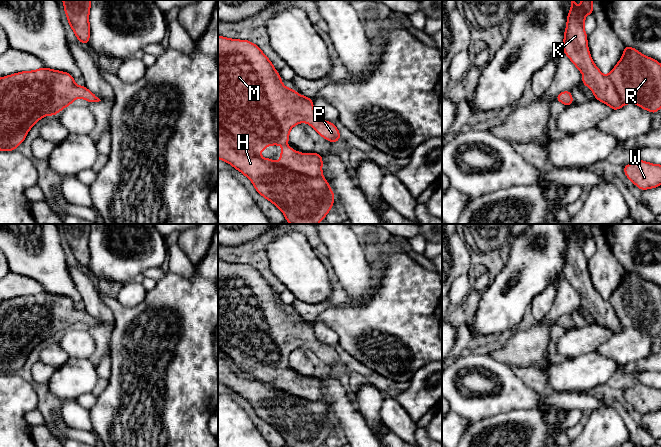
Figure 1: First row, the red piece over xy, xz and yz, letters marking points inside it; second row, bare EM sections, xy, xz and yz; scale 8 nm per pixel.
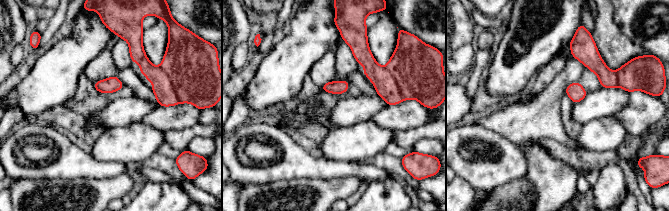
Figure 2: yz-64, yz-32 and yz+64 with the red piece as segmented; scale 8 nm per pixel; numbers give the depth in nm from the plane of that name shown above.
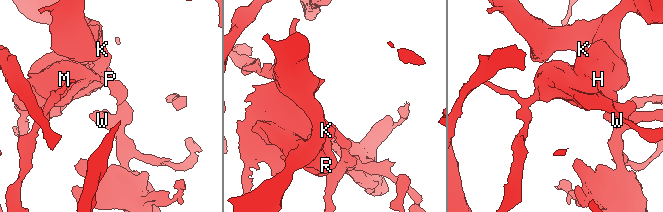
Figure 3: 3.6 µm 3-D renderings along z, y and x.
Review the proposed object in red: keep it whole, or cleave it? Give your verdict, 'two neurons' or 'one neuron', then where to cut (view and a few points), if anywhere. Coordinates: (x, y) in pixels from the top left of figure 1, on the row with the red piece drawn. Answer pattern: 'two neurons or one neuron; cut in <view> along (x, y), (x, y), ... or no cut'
one neuron; no cut

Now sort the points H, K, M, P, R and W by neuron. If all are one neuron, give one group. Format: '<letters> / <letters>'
H K M P R W

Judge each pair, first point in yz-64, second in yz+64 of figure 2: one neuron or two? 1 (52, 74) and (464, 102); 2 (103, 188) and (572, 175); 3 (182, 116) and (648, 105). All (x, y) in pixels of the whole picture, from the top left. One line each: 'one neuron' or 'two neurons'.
1: two neurons
2: two neurons
3: one neuron

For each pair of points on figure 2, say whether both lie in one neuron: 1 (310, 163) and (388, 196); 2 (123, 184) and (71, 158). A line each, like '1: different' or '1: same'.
1: different
2: different

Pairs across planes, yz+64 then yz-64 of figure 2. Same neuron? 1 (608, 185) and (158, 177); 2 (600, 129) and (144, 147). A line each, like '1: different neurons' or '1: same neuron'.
1: different neurons
2: same neuron

